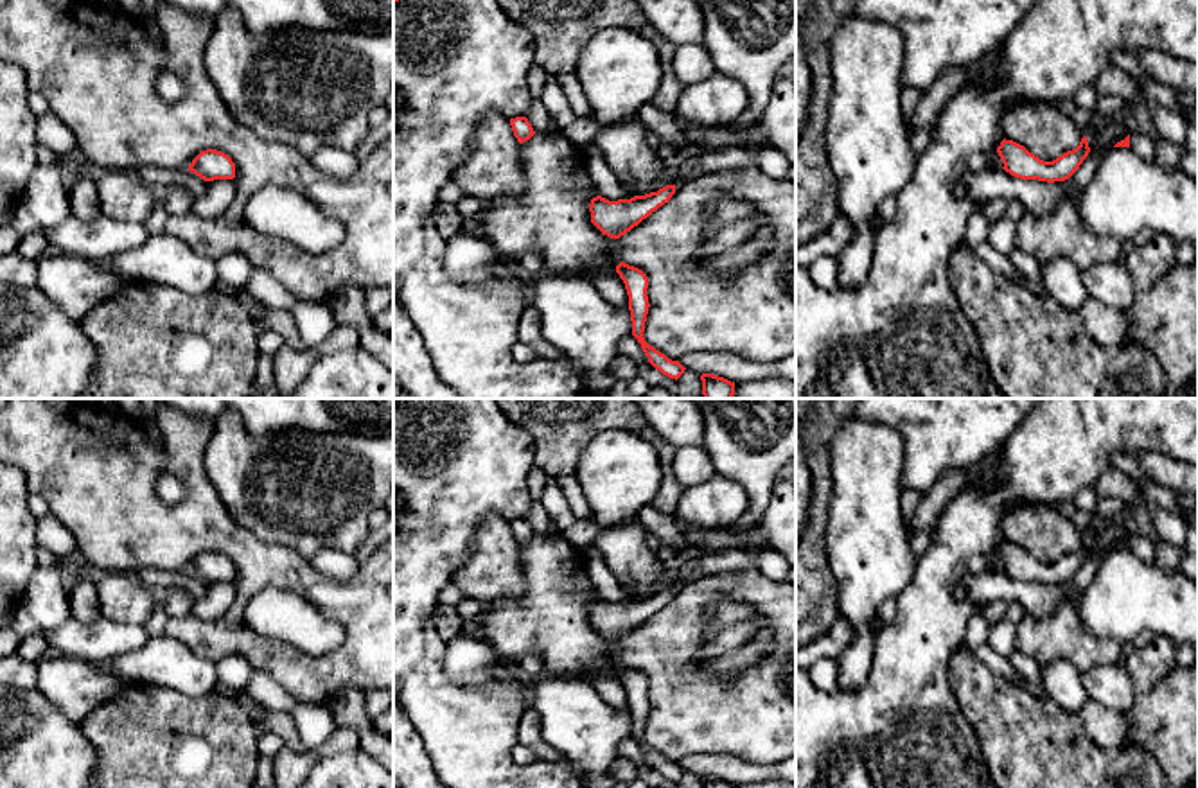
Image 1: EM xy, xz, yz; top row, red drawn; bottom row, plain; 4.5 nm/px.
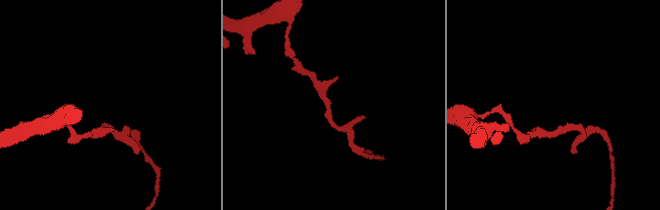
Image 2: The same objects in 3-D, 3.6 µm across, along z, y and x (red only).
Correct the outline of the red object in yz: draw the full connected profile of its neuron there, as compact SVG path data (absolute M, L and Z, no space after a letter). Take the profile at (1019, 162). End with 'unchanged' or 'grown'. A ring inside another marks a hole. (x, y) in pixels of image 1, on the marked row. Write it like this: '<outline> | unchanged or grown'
M1083 136L1076 149L1063 153L1053 162L1044 162L1024 145L1004 138L997 153L1004 163L1002 169L1011 176L1054 183L1069 179L1088 156L1090 147L1087 136Z | unchanged

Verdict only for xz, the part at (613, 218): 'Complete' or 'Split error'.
Complete

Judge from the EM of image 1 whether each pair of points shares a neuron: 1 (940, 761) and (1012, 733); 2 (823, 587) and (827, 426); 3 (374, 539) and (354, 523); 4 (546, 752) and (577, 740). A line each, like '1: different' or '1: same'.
1: different
2: same
3: different
4: different

